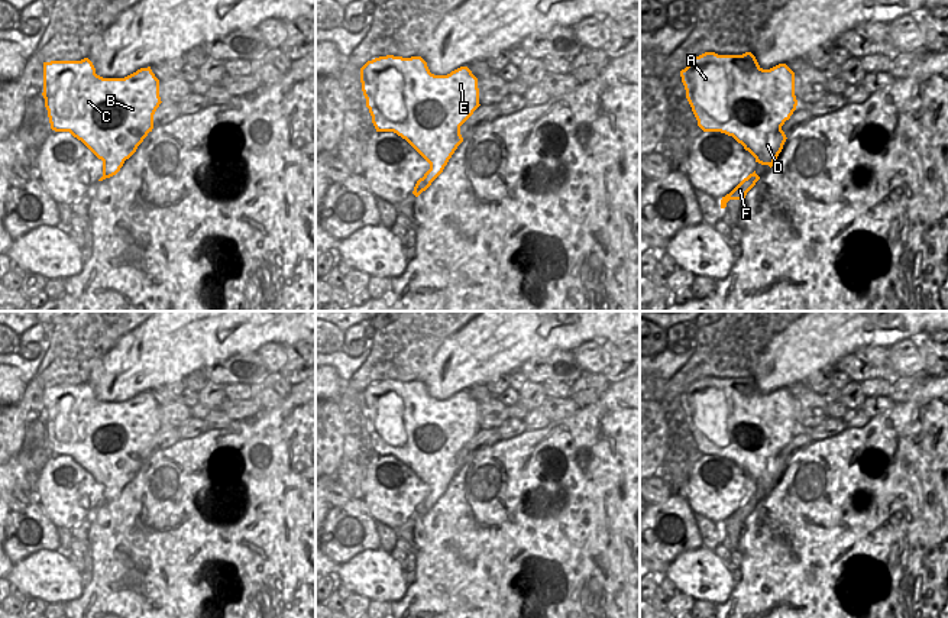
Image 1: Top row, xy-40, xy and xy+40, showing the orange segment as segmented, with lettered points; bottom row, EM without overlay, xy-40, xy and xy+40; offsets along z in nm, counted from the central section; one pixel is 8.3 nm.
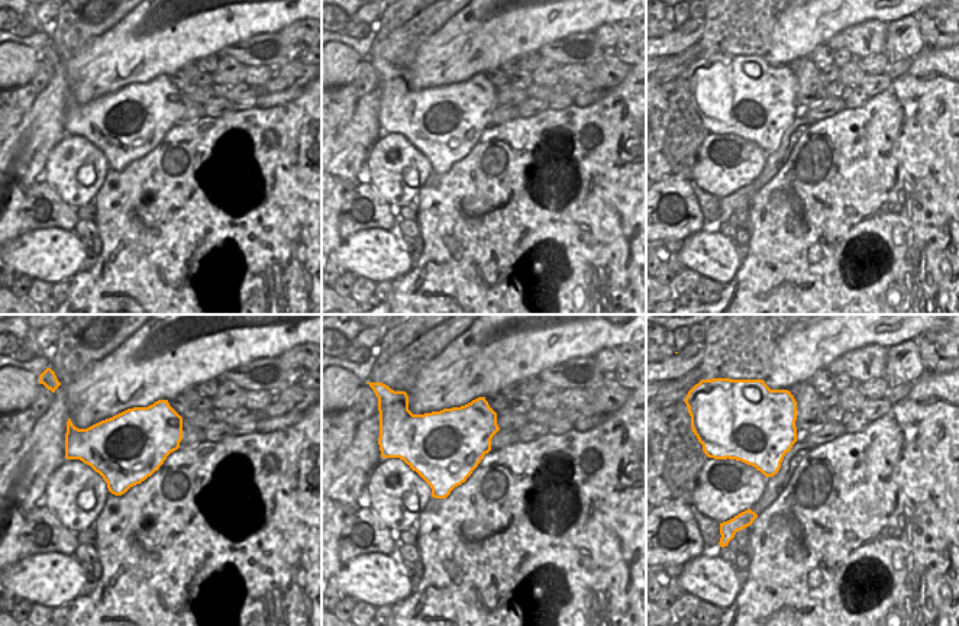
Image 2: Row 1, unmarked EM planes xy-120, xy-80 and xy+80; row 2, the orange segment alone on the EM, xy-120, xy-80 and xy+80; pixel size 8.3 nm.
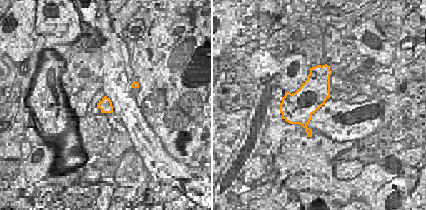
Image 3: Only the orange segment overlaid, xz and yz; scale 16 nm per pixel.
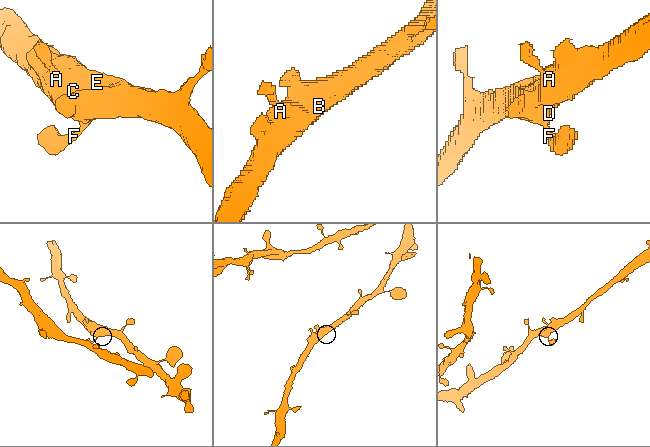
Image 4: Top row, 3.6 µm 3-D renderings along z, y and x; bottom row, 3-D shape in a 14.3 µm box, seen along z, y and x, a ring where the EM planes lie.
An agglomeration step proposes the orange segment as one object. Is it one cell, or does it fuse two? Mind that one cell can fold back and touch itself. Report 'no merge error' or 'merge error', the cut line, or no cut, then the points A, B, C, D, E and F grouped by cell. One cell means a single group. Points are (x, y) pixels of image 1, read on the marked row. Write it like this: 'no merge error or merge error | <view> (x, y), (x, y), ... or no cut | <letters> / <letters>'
no merge error | no cut | A B C D E F

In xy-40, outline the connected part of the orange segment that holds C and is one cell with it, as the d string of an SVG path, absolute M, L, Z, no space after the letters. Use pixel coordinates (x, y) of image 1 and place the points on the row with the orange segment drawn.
M88 58L81 61L43 62L45 107L51 129L69 132L103 161L103 177L116 175L153 129L153 114L159 107L159 80L151 67L124 78L103 78Z

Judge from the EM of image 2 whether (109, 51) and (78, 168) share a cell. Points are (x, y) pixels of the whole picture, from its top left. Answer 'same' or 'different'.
different

